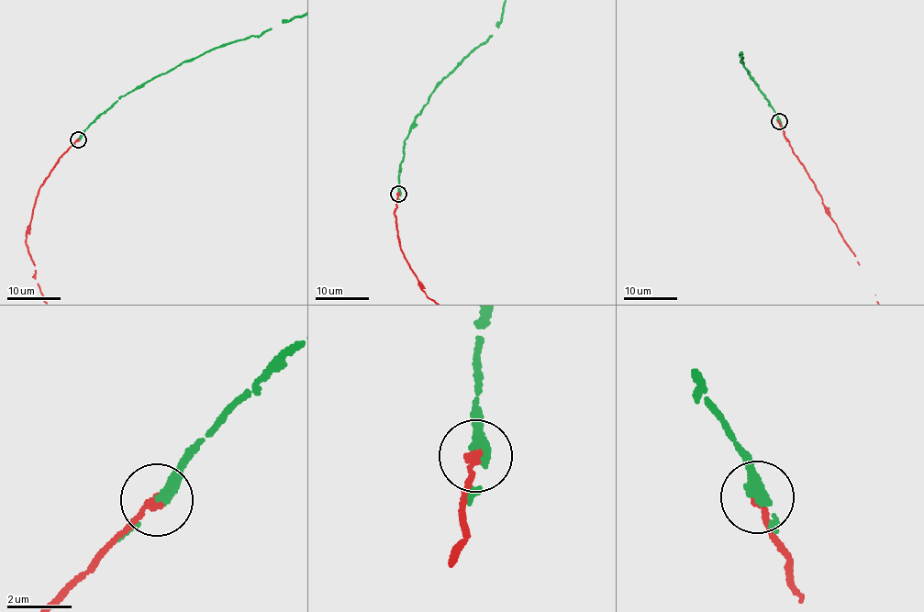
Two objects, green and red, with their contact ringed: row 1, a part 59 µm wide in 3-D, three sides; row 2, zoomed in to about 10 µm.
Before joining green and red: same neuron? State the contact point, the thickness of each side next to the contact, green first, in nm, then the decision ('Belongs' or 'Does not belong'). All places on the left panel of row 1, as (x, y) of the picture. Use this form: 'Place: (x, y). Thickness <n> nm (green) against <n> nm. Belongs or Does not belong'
Place: (78, 139). Thickness 300 nm (green) against 220 nm. Does not belong

